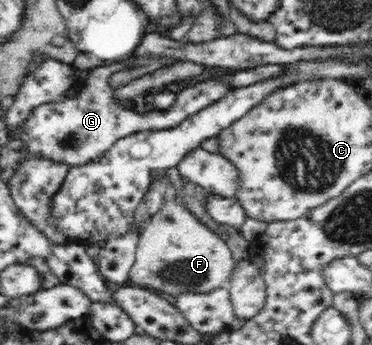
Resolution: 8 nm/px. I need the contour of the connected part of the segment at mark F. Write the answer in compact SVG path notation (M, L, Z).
M172 185L165 193L163 206L149 219L142 229L135 251L135 262L129 271L129 285L141 286L158 293L171 301L183 293L205 294L209 291L225 287L222 285L231 276L234 263L232 263L232 250L218 234L202 224L183 203L174 201L175 189Z

